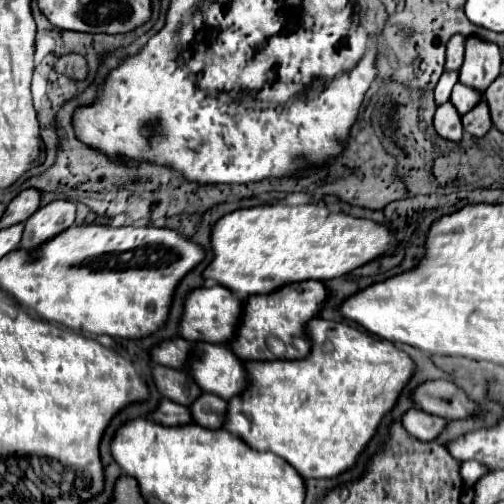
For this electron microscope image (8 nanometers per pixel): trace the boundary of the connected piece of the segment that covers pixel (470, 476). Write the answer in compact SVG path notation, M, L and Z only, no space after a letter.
M464 461L461 463L460 474L468 486L473 486L487 472L487 467L477 461Z

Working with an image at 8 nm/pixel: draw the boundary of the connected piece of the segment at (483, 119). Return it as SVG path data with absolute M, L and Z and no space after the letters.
M481 100L473 110L469 110L463 116L463 128L473 136L483 136L491 130L491 118L489 118L489 106L485 100Z

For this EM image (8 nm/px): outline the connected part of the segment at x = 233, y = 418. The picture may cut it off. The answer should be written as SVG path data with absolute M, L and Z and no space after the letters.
M311 320L307 330L313 338L309 358L247 362L251 386L229 400L225 430L241 436L255 450L281 456L305 478L335 478L357 464L359 454L377 434L383 416L395 408L409 378L415 374L415 362L393 342L371 336L345 322Z

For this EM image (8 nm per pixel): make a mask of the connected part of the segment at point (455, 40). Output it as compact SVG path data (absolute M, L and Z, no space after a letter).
M455 34L447 42L447 64L445 70L459 70L463 64L463 48L465 48L465 36Z

